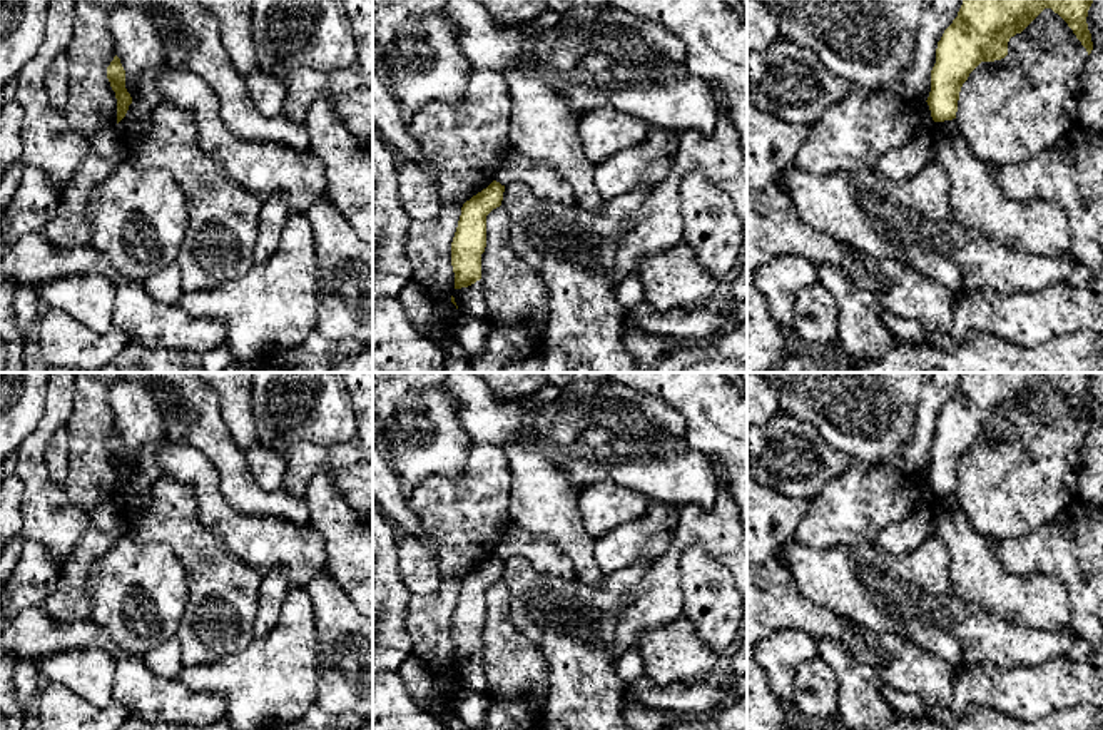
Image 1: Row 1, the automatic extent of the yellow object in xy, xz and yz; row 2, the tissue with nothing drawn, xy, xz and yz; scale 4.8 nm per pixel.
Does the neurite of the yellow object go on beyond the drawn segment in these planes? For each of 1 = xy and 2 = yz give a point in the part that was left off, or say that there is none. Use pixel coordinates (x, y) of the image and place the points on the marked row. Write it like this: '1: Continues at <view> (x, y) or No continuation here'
1: No continuation here
2: No continuation here

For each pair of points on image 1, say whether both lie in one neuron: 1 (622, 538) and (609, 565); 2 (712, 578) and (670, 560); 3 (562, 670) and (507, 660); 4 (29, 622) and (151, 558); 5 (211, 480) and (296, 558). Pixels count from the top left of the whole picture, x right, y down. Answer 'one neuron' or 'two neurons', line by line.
1: one neuron
2: two neurons
3: two neurons
4: two neurons
5: one neuron

